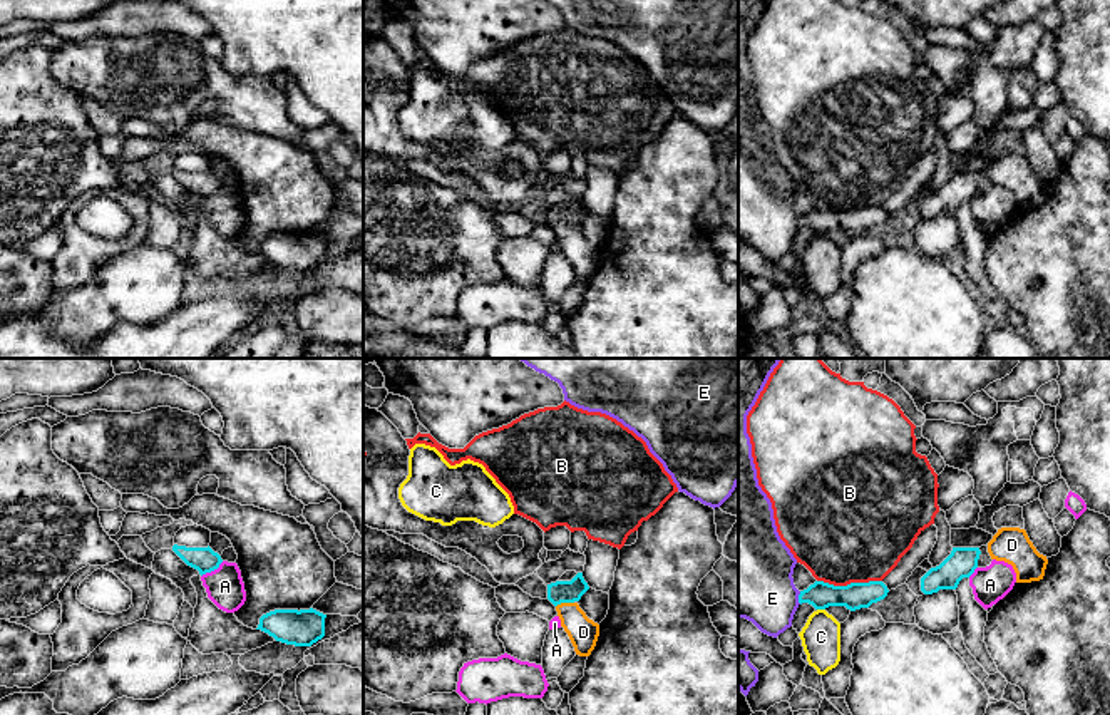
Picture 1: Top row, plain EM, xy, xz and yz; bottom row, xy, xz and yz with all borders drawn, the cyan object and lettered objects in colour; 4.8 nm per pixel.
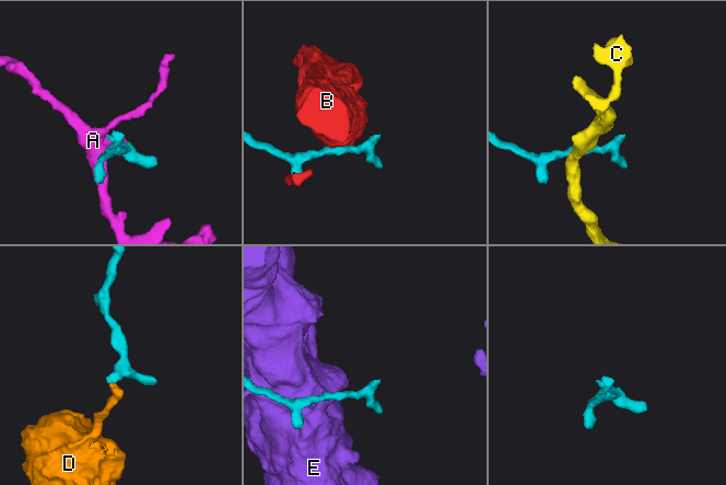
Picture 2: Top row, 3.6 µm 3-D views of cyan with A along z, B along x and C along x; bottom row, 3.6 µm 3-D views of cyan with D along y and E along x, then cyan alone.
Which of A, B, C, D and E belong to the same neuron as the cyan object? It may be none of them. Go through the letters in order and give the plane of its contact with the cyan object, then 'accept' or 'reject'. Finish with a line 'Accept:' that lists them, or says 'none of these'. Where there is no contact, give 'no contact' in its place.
A: meets cyan in xy; reject
B: meets cyan in yz; reject
C: meets cyan in yz; reject
D: meets cyan in xz; accept
E: meets cyan in yz; reject
Accept: D

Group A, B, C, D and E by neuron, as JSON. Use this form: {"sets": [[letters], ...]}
{"sets": [["A"], ["B"], ["C"], ["D"], ["E"]]}

